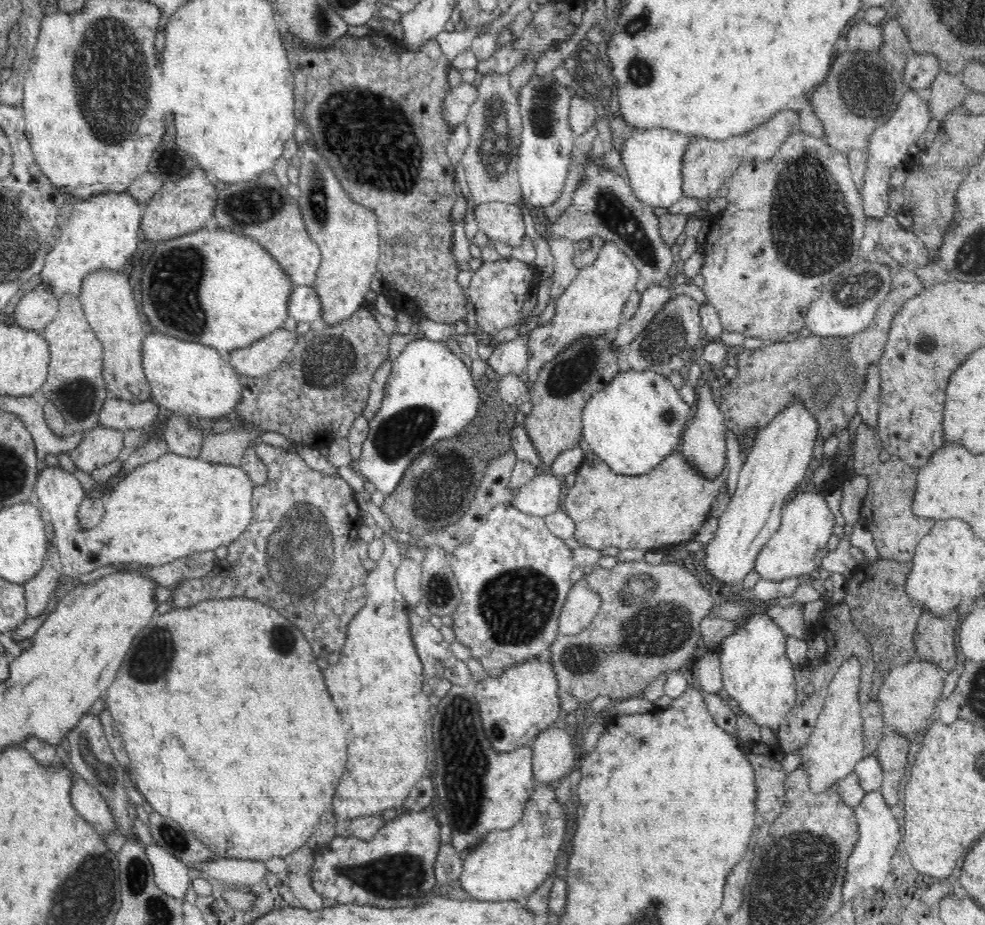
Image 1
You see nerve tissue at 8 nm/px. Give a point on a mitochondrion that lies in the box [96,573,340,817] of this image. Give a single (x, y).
(146, 664)

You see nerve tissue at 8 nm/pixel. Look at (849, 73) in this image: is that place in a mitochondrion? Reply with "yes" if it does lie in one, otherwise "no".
yes

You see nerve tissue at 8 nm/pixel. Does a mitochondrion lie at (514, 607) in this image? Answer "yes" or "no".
yes

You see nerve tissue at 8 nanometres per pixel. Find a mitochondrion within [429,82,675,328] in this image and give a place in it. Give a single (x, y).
(614, 215)

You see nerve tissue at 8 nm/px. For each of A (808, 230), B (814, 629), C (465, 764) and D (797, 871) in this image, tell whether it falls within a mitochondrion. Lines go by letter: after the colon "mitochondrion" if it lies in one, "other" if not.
A: mitochondrion
B: other
C: mitochondrion
D: mitochondrion

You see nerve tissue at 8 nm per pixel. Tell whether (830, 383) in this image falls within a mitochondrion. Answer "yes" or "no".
yes

